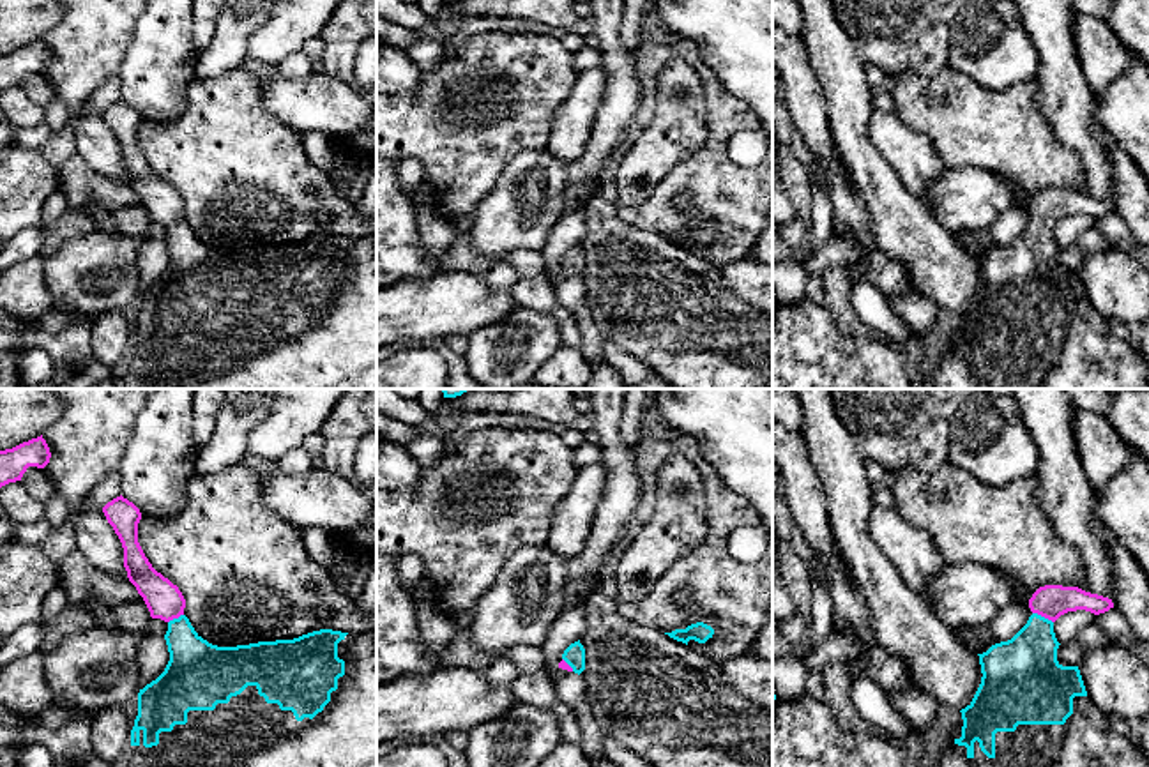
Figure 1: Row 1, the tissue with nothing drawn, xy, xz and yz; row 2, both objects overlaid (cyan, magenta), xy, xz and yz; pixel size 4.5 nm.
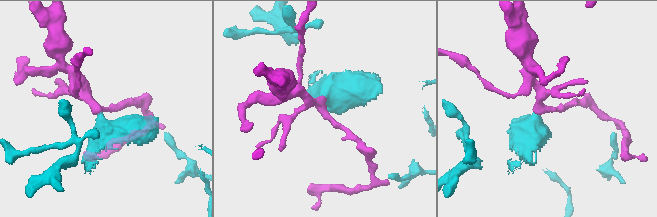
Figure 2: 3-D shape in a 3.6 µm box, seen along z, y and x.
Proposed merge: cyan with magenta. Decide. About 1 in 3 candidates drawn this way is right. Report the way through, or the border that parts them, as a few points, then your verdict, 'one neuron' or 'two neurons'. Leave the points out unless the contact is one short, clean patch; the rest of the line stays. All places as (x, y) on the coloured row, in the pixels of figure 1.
across yz (1024, 668), (1043, 617), (1050, 601) | one neuron

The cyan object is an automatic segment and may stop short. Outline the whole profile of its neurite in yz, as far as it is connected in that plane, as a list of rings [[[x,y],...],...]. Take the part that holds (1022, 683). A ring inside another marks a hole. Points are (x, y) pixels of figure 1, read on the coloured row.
[[[1045,585],[1029,599],[1032,615],[1008,642],[978,654],[981,684],[962,709],[962,737],[949,737],[935,767],[1149,767],[1144,751],[1115,733],[1087,698],[1078,666],[1057,661],[1054,622],[1077,610],[1094,615],[1114,608],[1112,599],[1078,587]]]

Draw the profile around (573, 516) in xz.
[[[594,463],[578,470],[569,491],[557,504],[553,513],[548,548],[571,560],[583,550],[596,516],[599,495],[606,481],[606,467]]]

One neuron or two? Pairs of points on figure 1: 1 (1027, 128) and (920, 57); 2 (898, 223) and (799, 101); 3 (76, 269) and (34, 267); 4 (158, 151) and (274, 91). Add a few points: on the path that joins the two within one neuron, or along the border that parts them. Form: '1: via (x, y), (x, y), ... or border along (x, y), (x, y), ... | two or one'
1: border along (946, 64), (932, 76), (900, 75) | two
2: border along (826, 103), (826, 121), (833, 147), (849, 182) | two
3: border along (45, 260), (45, 283), (52, 308) | two
4: border along (262, 76), (262, 103), (290, 128) | two

